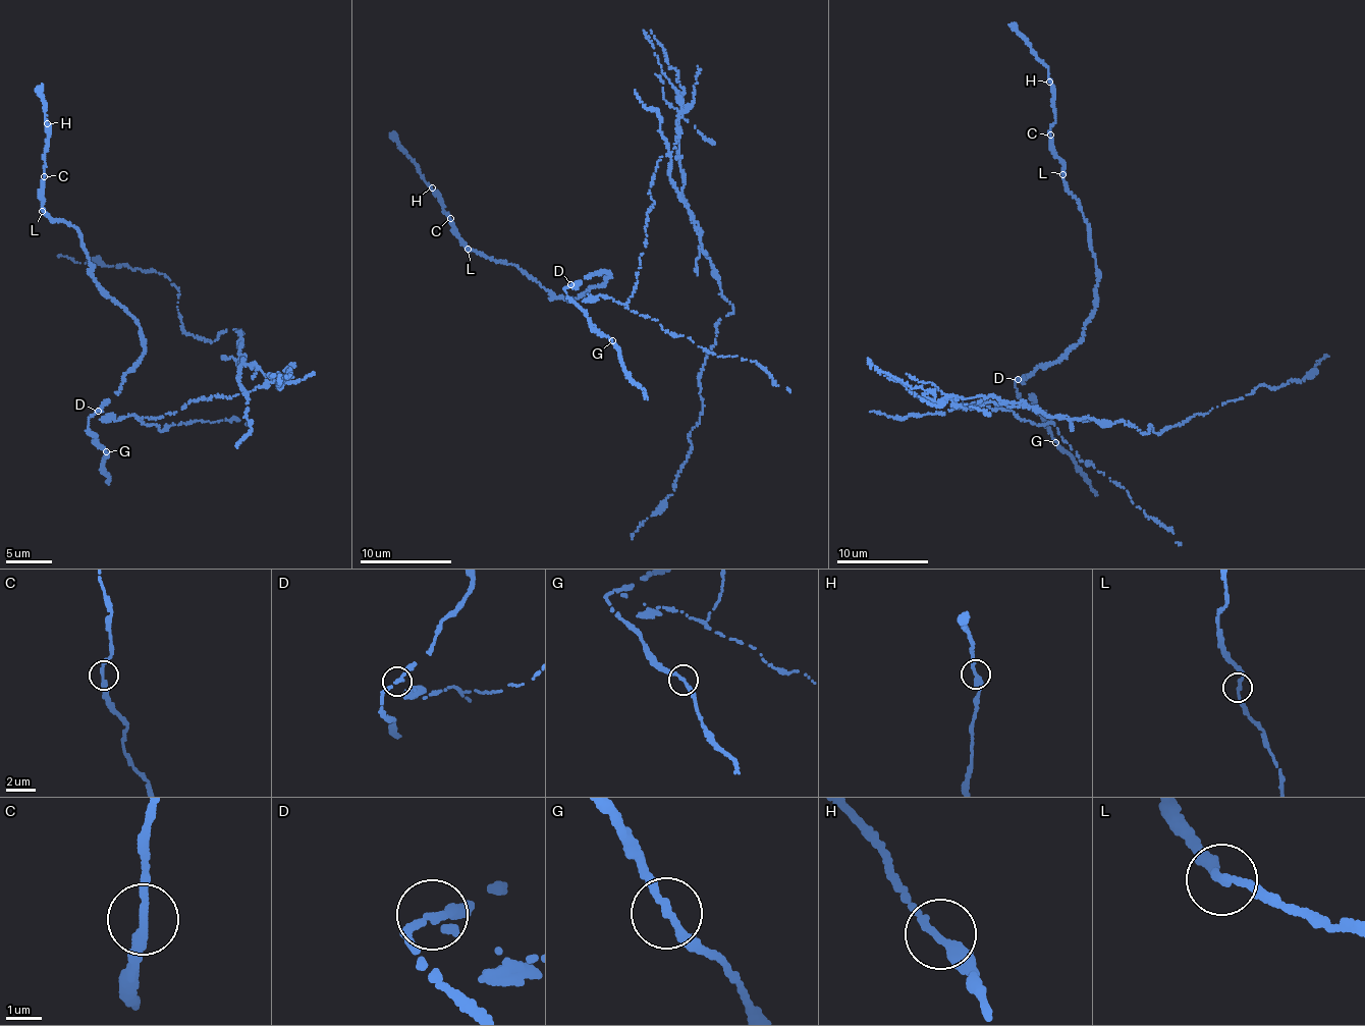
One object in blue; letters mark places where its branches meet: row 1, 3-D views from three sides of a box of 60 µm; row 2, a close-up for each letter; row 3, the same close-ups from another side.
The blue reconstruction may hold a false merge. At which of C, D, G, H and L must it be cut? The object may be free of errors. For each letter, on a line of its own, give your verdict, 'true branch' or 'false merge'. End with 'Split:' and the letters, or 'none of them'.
C: true branch
D: false merge
G: true branch
H: true branch
L: true branch
Split: D

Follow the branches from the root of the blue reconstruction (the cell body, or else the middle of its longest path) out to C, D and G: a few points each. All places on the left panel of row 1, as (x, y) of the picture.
C: (185, 404), (114, 421), (100, 409), (137, 367), (141, 329), (96, 280), (78, 230), (45, 211), (44, 176)
D: (185, 404), (158, 418), (129, 415), (114, 421), (102, 411), (97, 412)
G: (185, 404), (158, 418), (129, 415), (114, 421), (96, 411), (89, 419), (88, 432), (106, 451)

